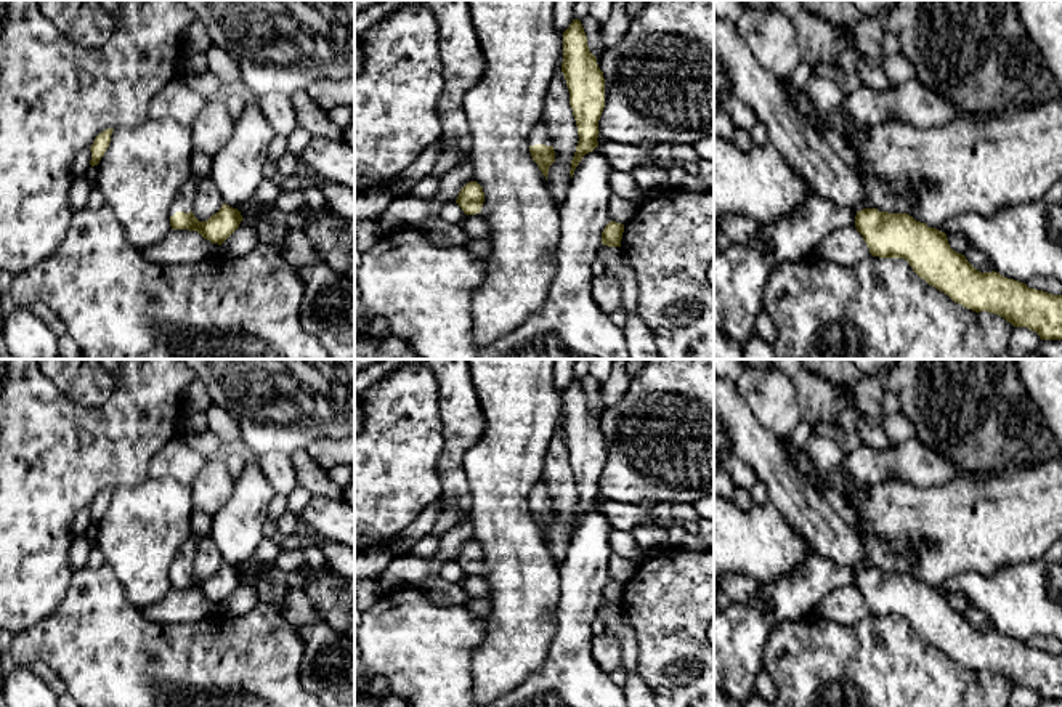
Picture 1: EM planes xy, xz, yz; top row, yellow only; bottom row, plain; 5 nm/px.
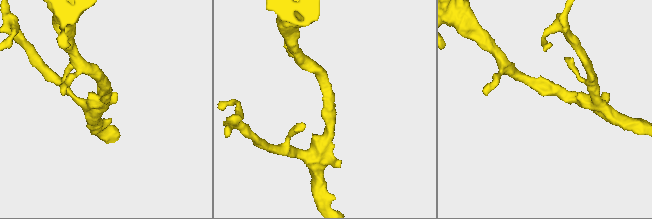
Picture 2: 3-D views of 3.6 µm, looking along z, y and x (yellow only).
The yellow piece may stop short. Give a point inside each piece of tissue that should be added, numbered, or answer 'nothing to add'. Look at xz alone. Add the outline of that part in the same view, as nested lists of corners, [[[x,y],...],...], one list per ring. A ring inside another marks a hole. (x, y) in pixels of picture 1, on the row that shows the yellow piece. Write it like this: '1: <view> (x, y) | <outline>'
1: xz (539, 135) | [[[539,122],[531,130],[529,138],[528,138],[528,144],[529,146],[534,146],[534,144],[552,146],[550,135],[549,135],[547,125],[544,122]]]

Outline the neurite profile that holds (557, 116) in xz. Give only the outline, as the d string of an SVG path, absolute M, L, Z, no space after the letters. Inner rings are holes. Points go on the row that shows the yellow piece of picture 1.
M563 56L549 83L541 122L547 125L555 151L555 162L549 168L547 186L557 205L565 197L571 181L571 160L579 141L576 120L570 106L570 91L561 72Z

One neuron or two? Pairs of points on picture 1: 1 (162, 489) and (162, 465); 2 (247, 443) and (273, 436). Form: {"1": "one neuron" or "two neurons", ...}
{"1": "two neurons", "2": "one neuron"}

